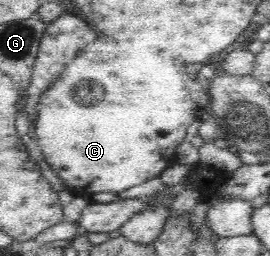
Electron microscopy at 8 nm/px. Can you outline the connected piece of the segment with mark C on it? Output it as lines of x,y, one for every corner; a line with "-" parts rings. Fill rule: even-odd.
114,16
112,24
114,24
114,26
108,26
108,28
112,28
112,32
114,32
116,36
112,34
112,36
106,36
106,38
97,37
96,40
94,40
92,44
88,44
88,48
84,48
84,50
66,66
66,70
63,70
59,74
59,77
41,93
39,100
40,106
38,106
38,120
35,120
34,132
35,136
38,137
37,142
43,152
45,161
60,178
64,179
67,188
89,190
93,193
105,193
109,197
120,194
122,191
132,188
132,186
138,186
138,184
142,184
142,182
146,182
146,180
152,180
152,178
160,176
168,167
176,164
178,162
176,158
176,148
184,142
186,130
188,130
189,126
192,126
192,122
194,122
194,118
196,118
198,112
198,106
196,106
194,99
190,98
190,92
188,92
188,88
186,88
186,78
188,78
188,76
184,76
184,74
180,72
176,60
170,60
168,56
164,56
164,54
160,54
160,52
157,54
157,48
164,48
164,52
170,52
170,42
168,42
168,38
160,36
160,32
158,32
156,28
152,30
152,16
146,18
146,22
144,22
142,28
140,28
140,24
136,24
136,22
134,22
134,26
132,26
132,22
130,22
130,24
124,22
124,28
126,28
126,30
122,30
122,18
120,18
120,16
118,16
118,18
-
82,92
90,93
82,98

